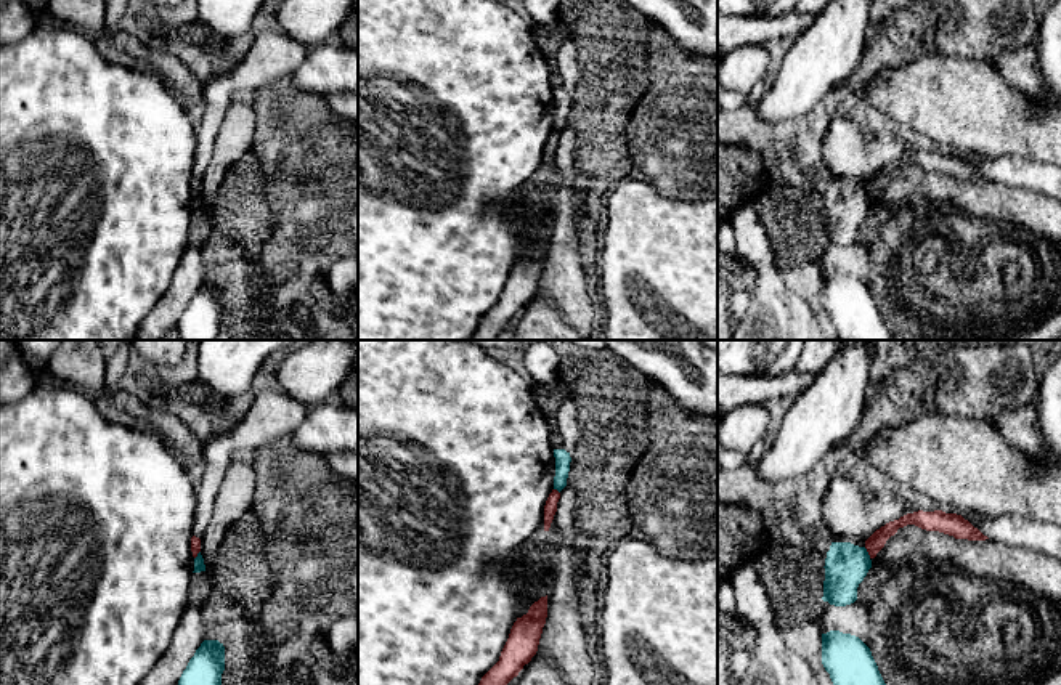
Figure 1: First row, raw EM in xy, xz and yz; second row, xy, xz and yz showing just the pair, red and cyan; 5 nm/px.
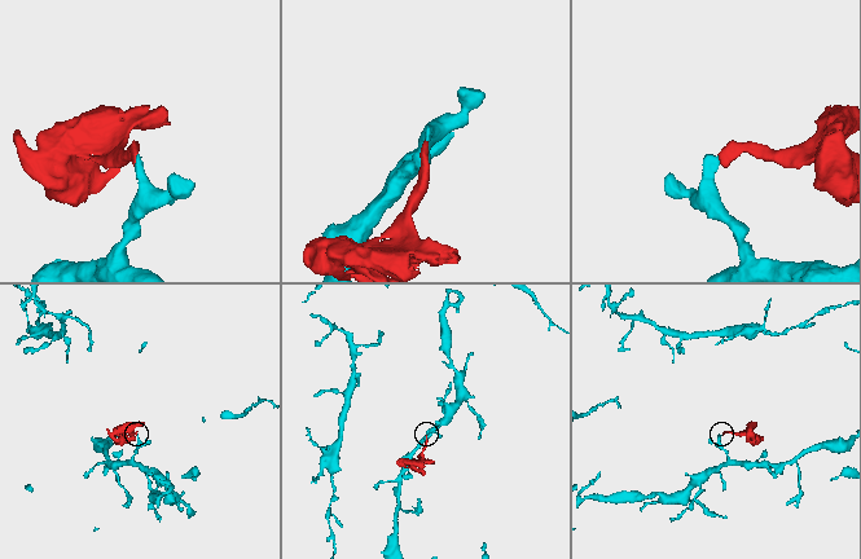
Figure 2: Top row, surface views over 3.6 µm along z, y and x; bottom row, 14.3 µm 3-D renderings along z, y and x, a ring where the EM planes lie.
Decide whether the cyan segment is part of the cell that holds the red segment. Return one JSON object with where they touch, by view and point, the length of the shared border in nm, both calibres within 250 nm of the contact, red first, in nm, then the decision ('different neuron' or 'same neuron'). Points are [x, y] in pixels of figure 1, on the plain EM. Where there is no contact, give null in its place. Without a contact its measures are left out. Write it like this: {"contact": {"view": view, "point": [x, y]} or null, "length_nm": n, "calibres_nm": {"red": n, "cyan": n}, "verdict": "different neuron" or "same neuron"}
{"contact": {"view": "yz", "point": [867, 191]}, "length_nm": 70, "calibres_nm": {"red": 90, "cyan": 220}, "verdict": "different neuron"}

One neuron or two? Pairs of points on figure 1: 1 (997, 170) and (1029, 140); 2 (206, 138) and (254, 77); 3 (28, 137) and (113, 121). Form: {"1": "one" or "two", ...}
{"1": "two", "2": "one", "3": "one"}

